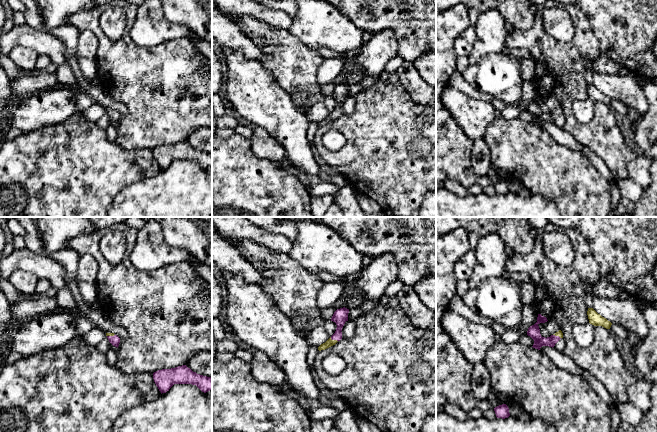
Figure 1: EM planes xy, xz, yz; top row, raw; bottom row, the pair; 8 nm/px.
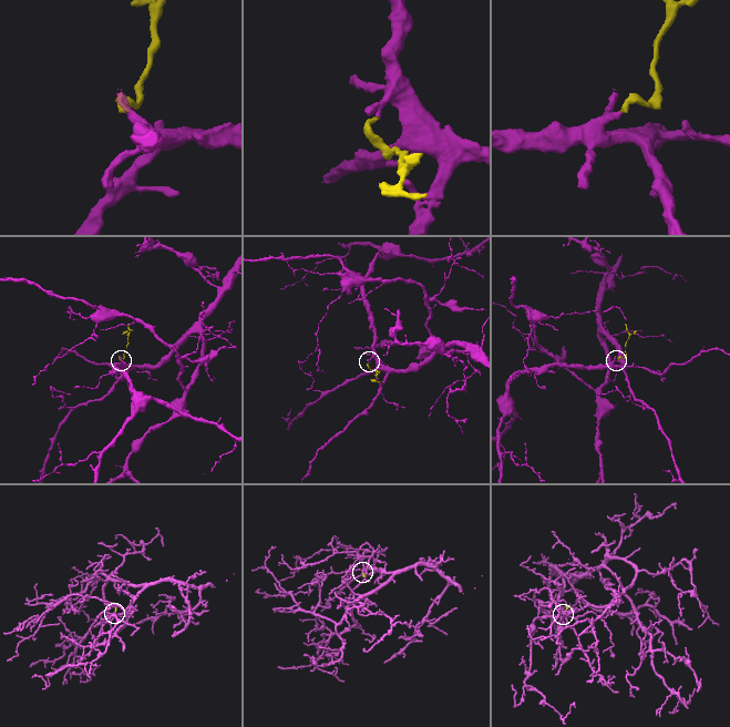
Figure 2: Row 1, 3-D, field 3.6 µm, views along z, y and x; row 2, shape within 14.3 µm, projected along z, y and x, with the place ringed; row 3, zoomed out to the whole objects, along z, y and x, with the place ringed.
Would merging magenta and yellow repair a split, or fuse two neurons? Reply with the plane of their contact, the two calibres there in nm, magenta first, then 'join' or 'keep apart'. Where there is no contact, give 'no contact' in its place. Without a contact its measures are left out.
xz | 120/60 nm | join

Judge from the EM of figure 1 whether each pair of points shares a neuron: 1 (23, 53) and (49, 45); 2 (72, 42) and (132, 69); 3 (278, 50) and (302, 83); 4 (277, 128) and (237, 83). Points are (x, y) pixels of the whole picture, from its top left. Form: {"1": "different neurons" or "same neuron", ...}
{"1": "different neurons", "2": "different neurons", "3": "same neuron", "4": "same neuron"}

